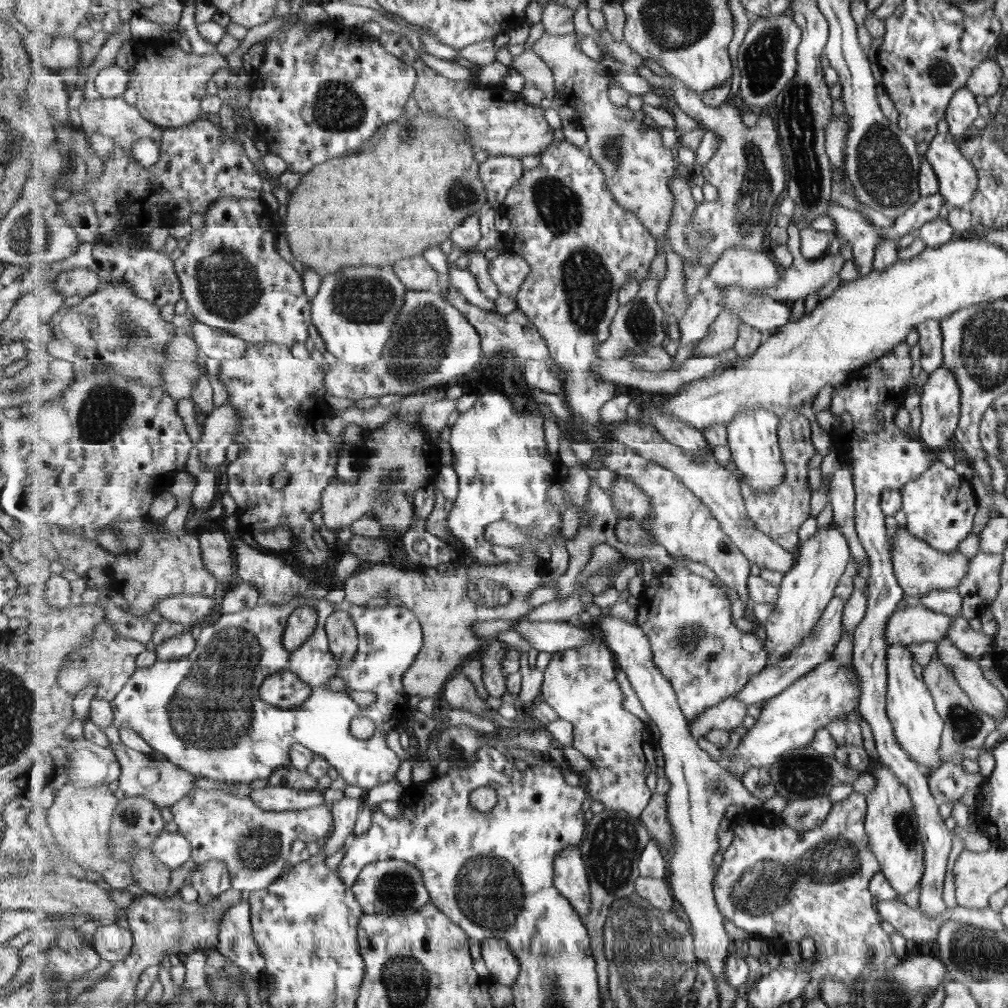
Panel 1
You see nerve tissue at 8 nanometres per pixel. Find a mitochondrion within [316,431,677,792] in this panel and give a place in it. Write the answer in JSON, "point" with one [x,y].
{"point":[380,497]}

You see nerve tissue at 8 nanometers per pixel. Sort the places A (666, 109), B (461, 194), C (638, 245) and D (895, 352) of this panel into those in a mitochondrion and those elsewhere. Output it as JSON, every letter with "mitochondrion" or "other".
{"A":"other","B":"mitochondrion","C":"other","D":"other"}

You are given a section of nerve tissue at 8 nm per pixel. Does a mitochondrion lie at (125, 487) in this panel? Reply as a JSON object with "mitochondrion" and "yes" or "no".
{"mitochondrion":"no"}

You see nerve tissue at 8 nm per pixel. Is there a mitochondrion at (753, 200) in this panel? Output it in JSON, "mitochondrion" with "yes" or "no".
{"mitochondrion":"yes"}

